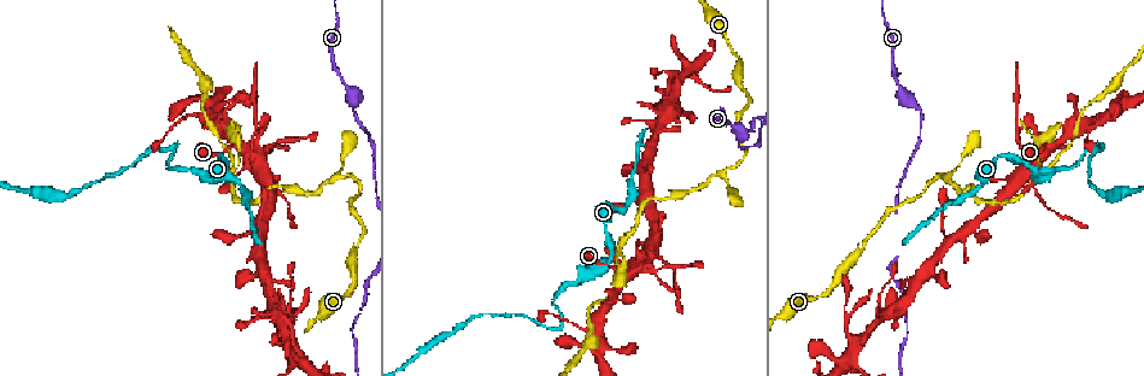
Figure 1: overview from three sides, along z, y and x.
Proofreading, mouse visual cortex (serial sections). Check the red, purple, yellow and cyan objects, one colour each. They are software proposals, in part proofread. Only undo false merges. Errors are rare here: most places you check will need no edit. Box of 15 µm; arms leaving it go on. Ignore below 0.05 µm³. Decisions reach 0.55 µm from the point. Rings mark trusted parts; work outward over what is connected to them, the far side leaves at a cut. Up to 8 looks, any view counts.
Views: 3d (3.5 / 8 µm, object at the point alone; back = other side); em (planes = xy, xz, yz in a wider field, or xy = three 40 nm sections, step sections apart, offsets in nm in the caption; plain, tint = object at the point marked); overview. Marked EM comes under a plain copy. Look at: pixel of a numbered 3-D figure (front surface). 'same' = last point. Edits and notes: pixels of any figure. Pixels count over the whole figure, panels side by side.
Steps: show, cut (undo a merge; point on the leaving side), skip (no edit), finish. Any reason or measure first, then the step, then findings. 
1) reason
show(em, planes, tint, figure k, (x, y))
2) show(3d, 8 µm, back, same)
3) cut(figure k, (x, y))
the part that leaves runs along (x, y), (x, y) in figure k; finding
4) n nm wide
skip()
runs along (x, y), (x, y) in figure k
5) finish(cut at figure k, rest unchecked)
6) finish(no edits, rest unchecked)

thin neck
show(3d, 3.5 µm, figure 1, (721, 120))

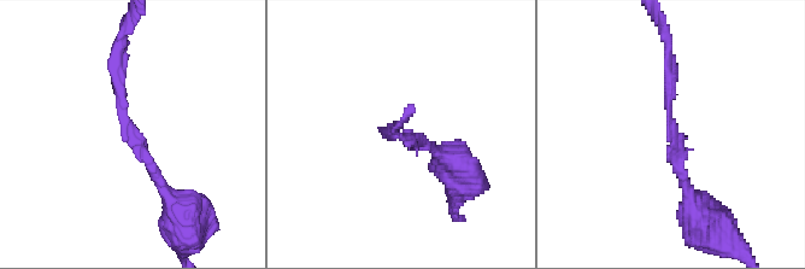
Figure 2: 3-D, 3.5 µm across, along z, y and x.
show(em, xy, step 1, tint, figure 2, (672, 120))

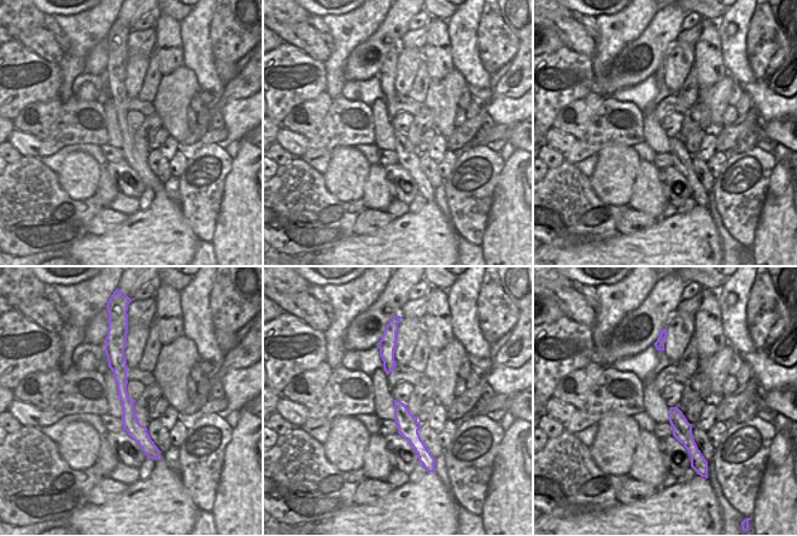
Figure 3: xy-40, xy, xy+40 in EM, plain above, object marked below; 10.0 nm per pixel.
show(em, xy, step 3, tint, same)

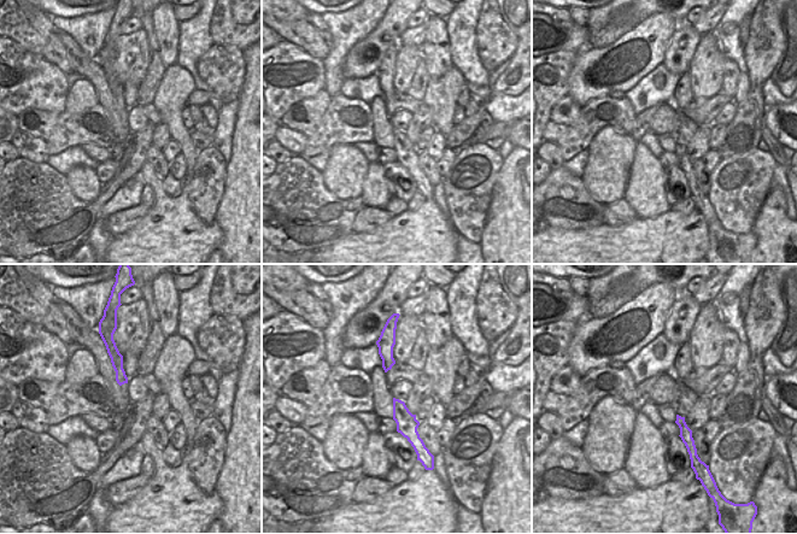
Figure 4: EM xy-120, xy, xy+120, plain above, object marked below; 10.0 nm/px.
skip()
runs along (118, 42), (122, 116), (163, 187) in figure 2; one cell here

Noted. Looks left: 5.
abrupt turn
show(3d, 8 µm, figure 1, (921, 112))

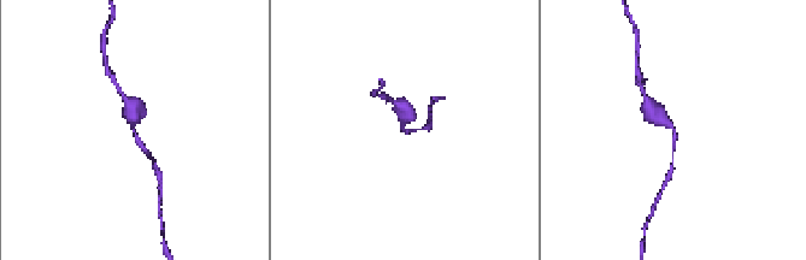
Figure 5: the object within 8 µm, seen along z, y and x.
closer look
show(3d, 3.5 µm, figure 5, (402, 129))

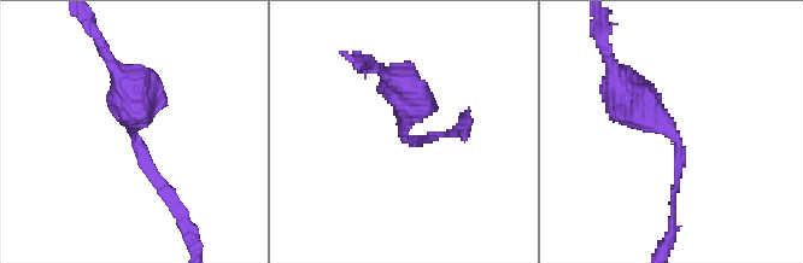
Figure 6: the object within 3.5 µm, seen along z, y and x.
arms of 100, 450 nm; shape alone is not enough
show(em, xy, step 5, tint, figure 6, (136, 137))

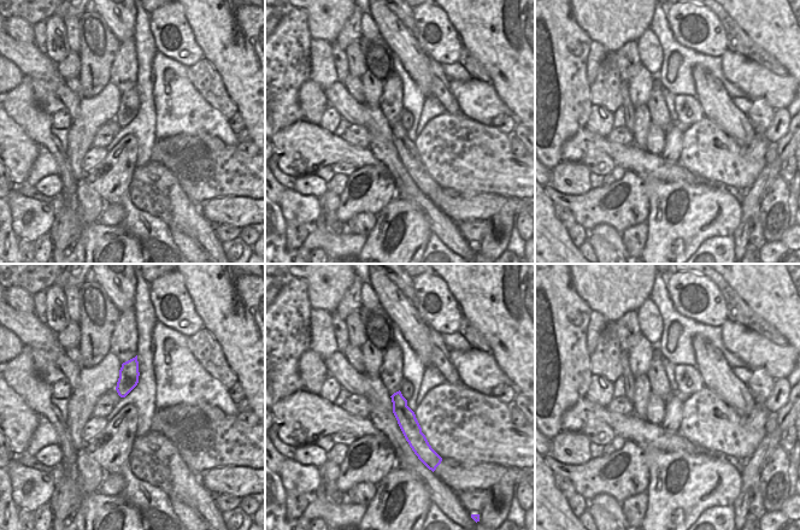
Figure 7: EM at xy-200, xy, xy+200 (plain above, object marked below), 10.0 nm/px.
skip()
runs along (396, 395), (400, 410), (419, 447) in figure 7; continuous, no second cell

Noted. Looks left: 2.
narrows sharply
show(3d, 3.5 µm, figure 1, (1050, 148))

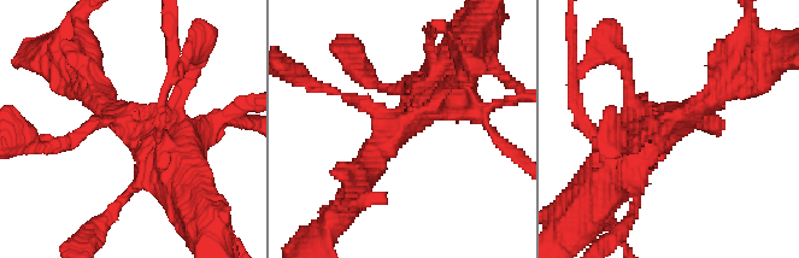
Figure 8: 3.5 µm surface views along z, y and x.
4 arms; arms of 150, 200, 300, 300 nm; need the tissue
show(em, xy, step 2, tint, figure 8, (389, 123))

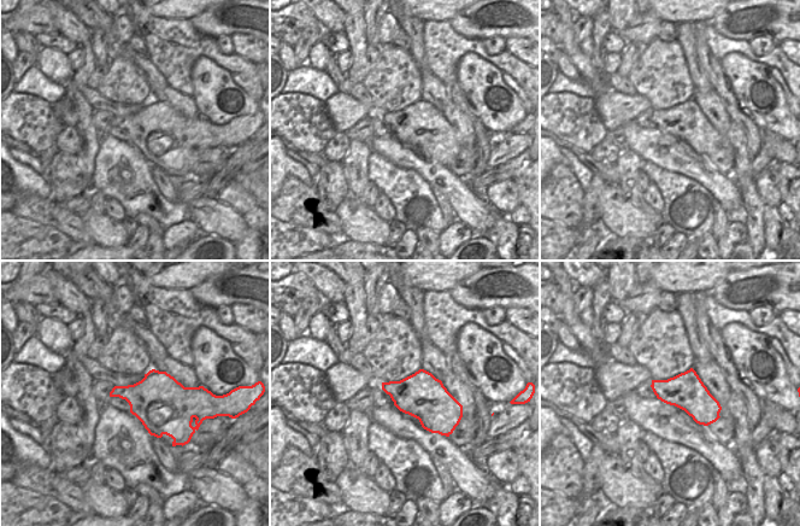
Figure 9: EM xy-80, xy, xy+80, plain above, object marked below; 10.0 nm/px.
460 nm wide
skip()
runs along (51, 145), (106, 118), (180, 134) in figure 8; all the same cell

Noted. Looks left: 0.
finish(no edits, rest unchecked)

